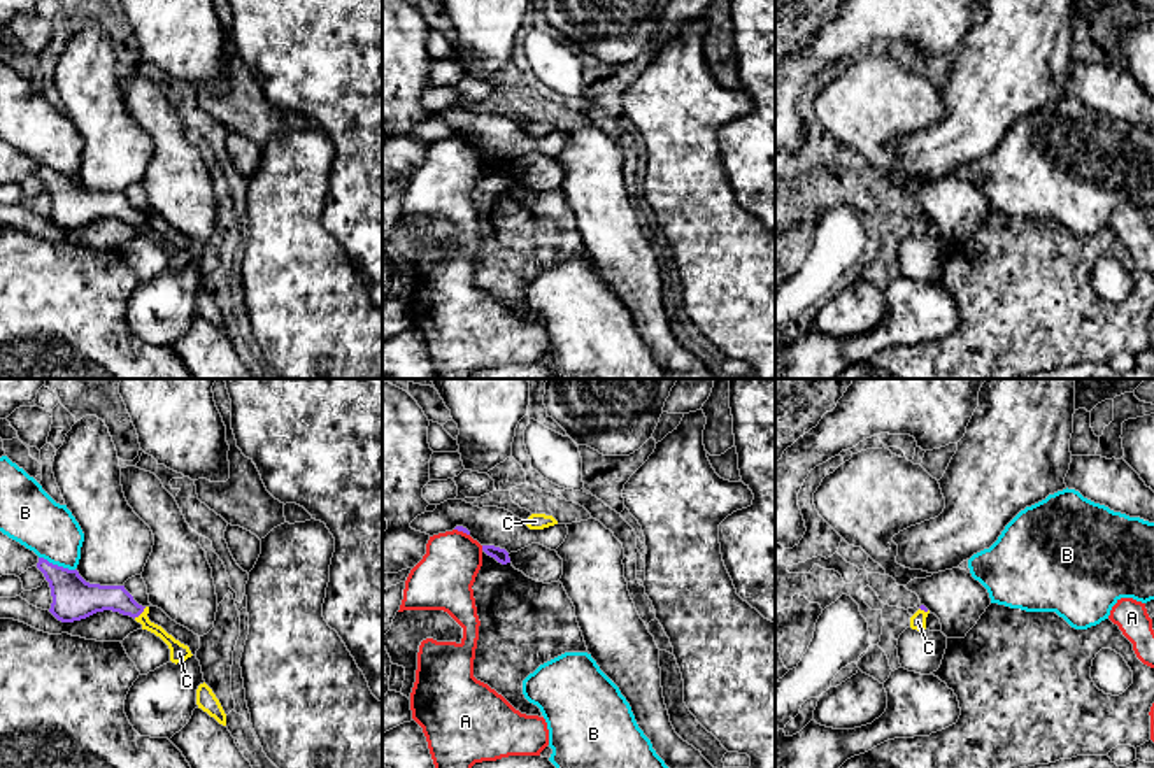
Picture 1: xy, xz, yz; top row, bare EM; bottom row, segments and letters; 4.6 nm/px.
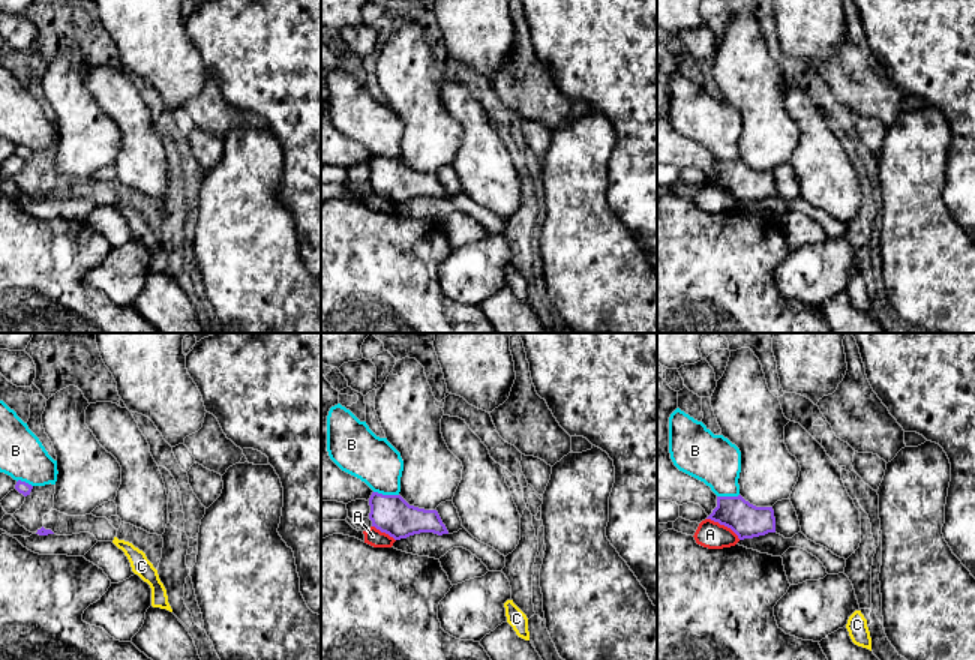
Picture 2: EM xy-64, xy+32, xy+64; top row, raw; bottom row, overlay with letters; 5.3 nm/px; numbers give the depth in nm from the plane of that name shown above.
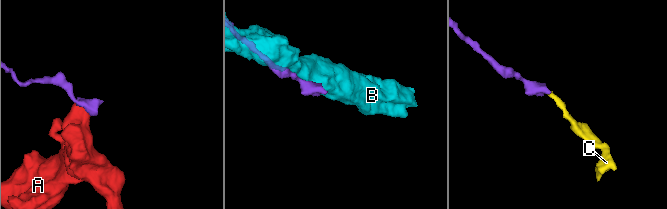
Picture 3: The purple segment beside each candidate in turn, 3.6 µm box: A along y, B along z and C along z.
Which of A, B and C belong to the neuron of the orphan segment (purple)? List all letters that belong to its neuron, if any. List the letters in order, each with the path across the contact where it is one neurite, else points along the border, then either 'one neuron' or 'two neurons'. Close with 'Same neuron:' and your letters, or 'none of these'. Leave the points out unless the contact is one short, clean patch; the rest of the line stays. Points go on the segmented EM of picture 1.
A: along xz (481, 546), (483, 549) | two neurons
B: two neurons
C: across xy (88, 598), (118, 598), (139, 614), (178, 651) | one neuron
Same neuron: C

